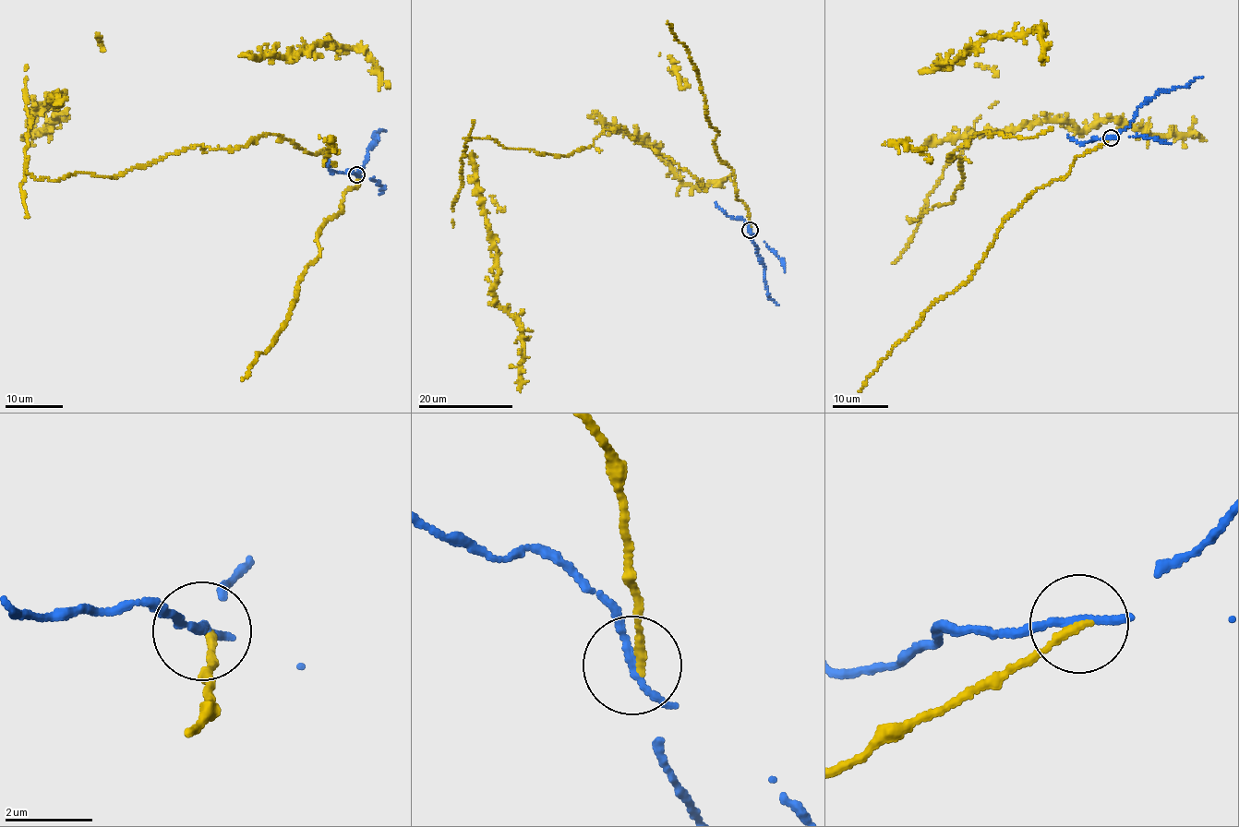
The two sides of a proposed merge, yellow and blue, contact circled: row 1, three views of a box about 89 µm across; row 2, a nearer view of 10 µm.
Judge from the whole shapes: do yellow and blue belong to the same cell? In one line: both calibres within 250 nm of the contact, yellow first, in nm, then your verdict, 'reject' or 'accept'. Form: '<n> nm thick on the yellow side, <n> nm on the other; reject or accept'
180 nm thick on the yellow side, 150 nm on the other; accept

